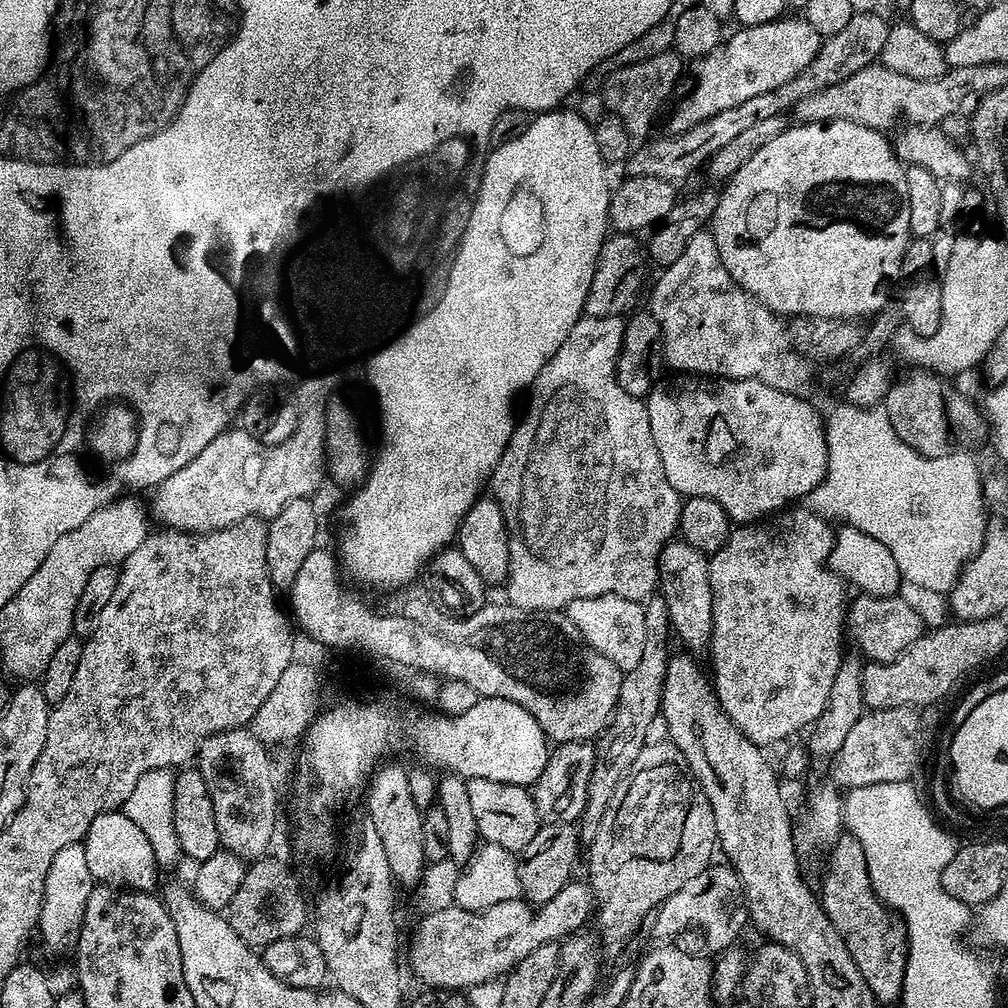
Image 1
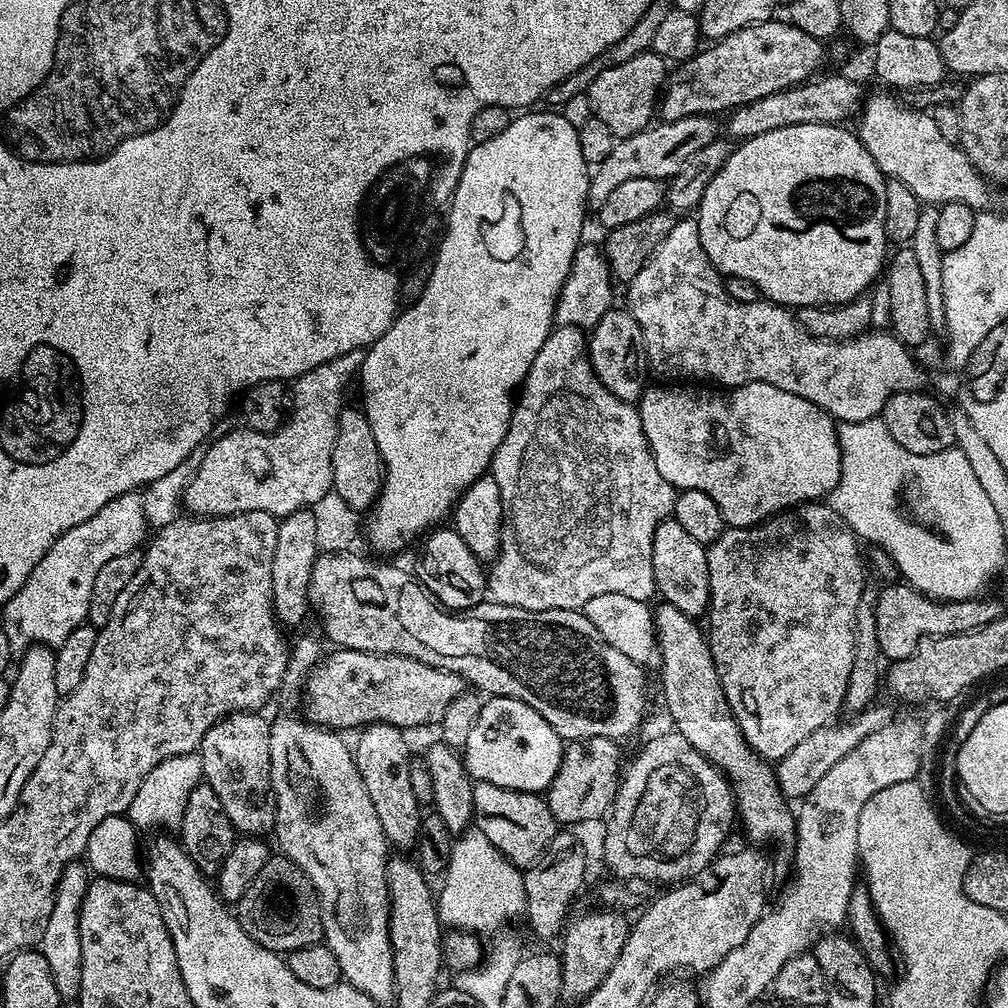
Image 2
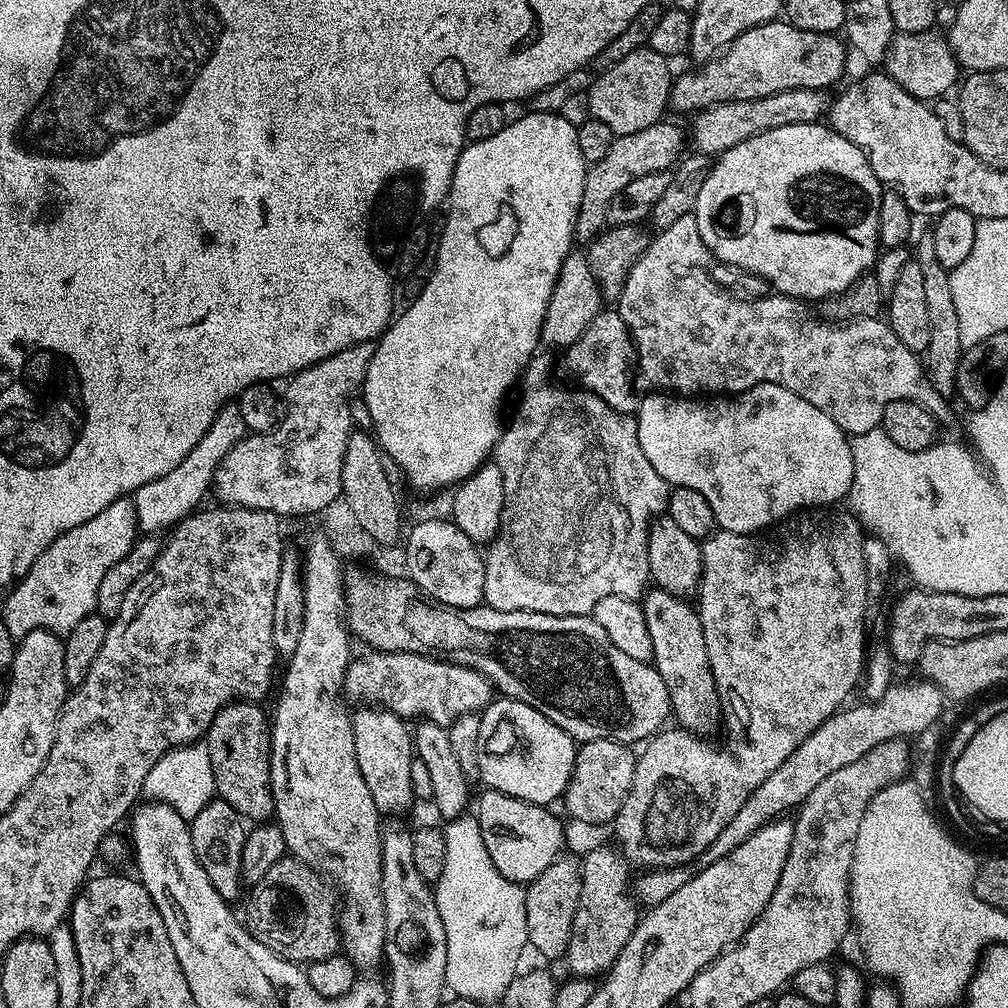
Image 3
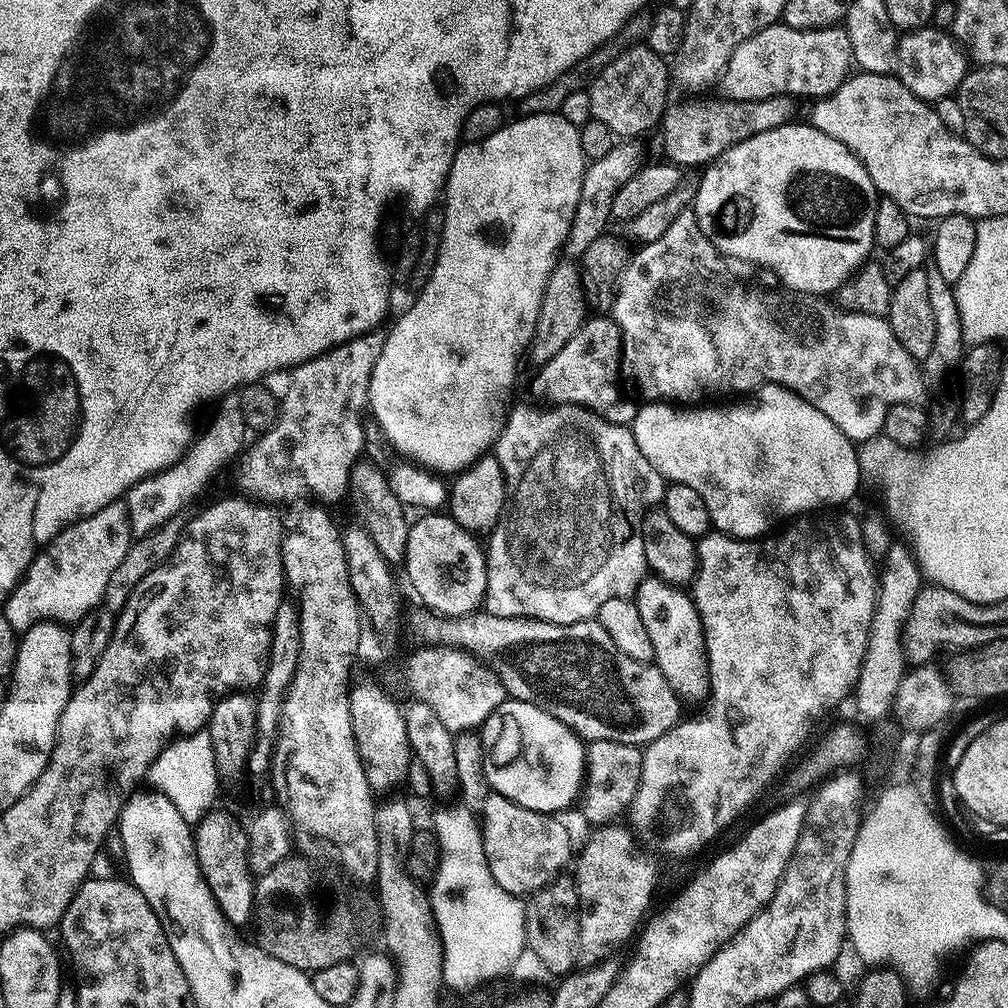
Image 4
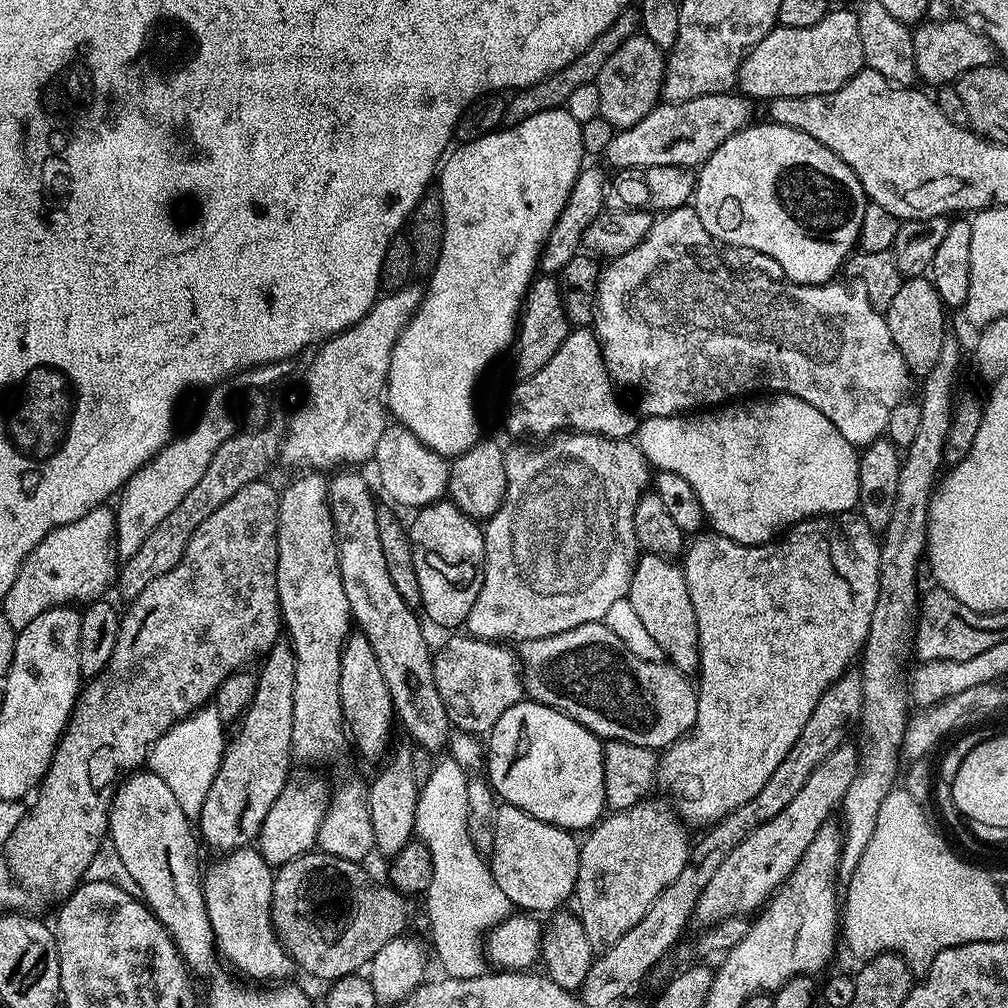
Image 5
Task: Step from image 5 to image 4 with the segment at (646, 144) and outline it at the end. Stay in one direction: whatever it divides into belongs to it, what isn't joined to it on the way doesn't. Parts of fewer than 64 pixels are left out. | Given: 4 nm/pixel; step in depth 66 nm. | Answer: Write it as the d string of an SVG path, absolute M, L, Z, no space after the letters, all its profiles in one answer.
M775 96L765 100L715 99L692 100L689 104L673 103L665 111L659 132L664 139L664 152L668 155L665 157L671 163L677 166L707 166L738 142L746 142L746 138L754 138L754 134L766 134L766 130L774 130L793 119L794 100L790 96Z

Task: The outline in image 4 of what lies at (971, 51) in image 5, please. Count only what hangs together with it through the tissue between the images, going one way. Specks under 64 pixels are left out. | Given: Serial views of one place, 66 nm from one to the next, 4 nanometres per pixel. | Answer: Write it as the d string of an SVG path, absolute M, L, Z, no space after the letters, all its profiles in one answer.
M937 26L916 28L903 33L896 45L895 75L918 98L935 102L957 91L962 78L970 70L970 60L959 40L951 31Z

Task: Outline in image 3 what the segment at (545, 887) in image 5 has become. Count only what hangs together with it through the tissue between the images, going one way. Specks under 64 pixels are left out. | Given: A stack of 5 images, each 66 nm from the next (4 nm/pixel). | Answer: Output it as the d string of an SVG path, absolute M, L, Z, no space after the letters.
M484 790L477 800L475 797L474 817L478 822L478 830L502 878L527 886L538 878L538 874L542 874L542 870L546 870L546 866L553 864L556 857L561 855L564 828L552 811L551 807L531 804L522 798L514 798L510 794L491 790Z

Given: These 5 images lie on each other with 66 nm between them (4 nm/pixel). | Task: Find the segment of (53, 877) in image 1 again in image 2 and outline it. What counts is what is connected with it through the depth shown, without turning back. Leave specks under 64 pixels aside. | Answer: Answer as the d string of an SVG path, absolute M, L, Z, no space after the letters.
M83 863L68 864L56 887L56 901L50 919L46 922L46 931L42 933L38 950L50 966L50 974L56 979L61 1001L75 1001L82 986L82 942L80 941L80 907L84 895L88 892L90 872Z

